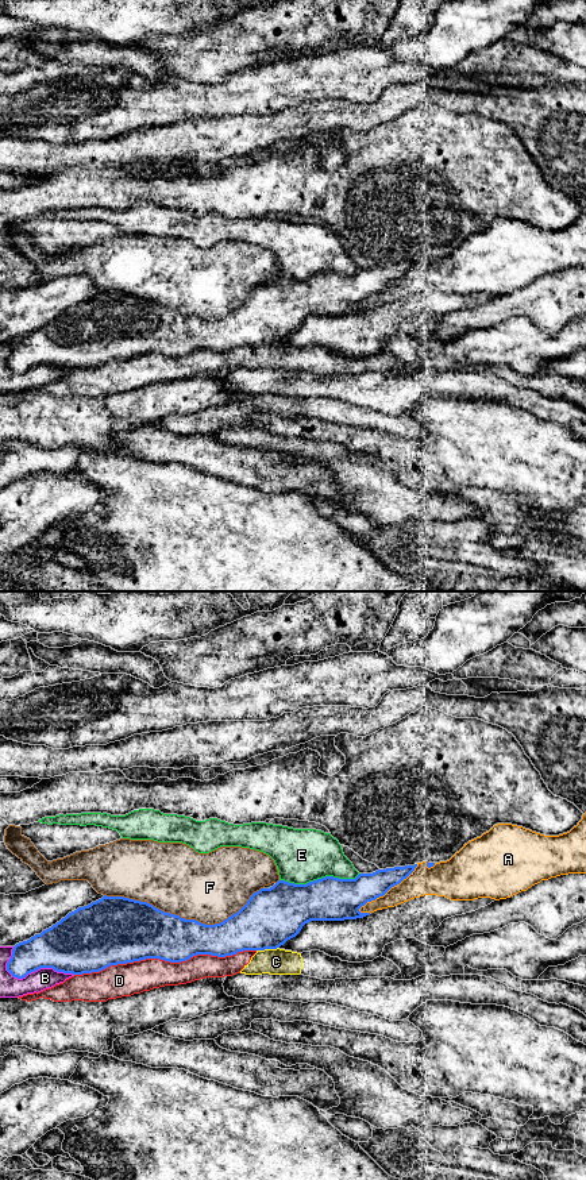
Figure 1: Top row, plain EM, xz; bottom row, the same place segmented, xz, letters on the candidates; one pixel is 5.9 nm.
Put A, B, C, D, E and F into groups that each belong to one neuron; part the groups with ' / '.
A / B / C D / E / F

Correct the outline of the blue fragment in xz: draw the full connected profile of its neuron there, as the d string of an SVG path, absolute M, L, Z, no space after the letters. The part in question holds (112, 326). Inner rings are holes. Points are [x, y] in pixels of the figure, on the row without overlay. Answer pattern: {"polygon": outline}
{"polygon": "M417 259L378 265L373 269L359 269L355 274L325 271L307 279L278 275L273 282L254 288L238 308L215 320L165 308L147 297L104 290L69 308L41 329L16 339L7 358L7 366L18 374L41 363L82 370L146 354L181 358L197 350L225 352L243 346L277 344L296 332L311 316L344 316L370 311L361 308L359 304L383 292L416 262Z"}

